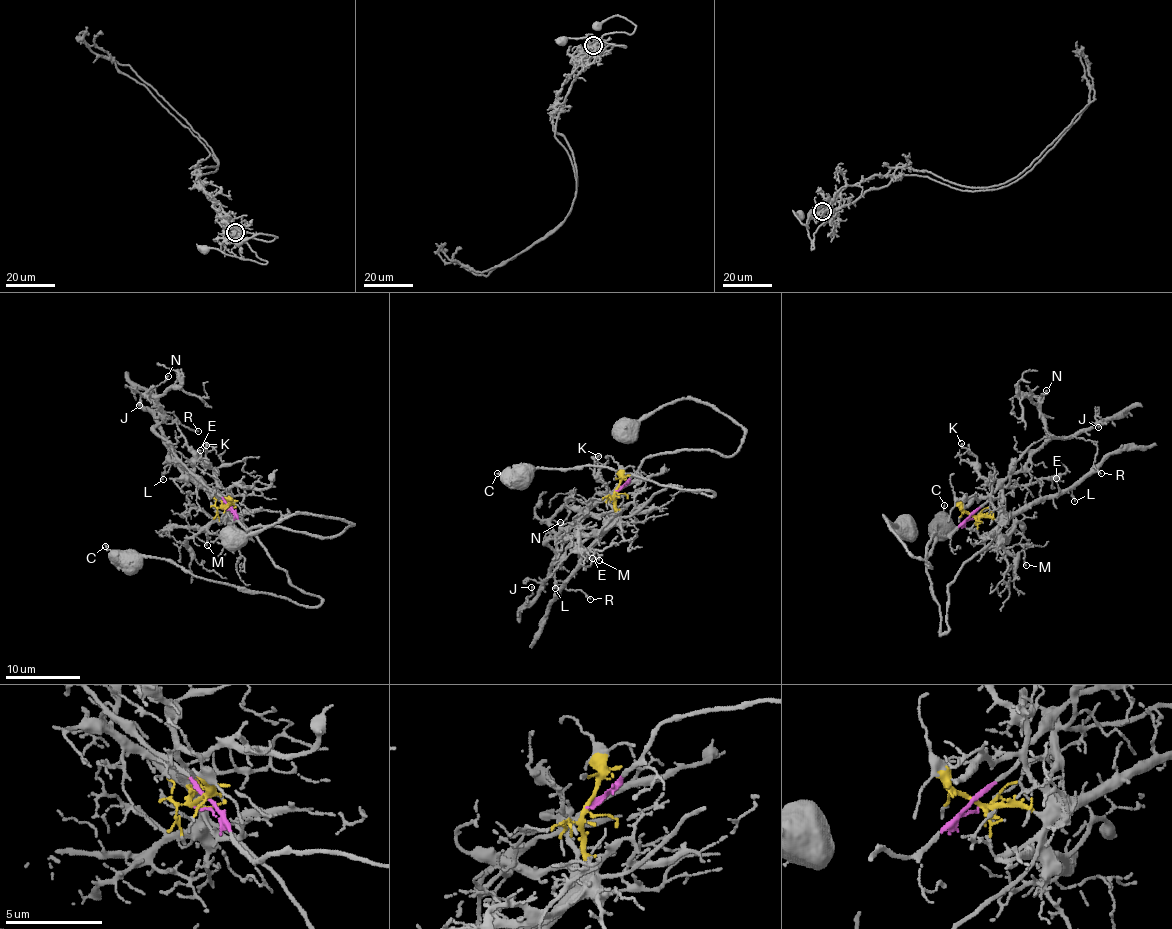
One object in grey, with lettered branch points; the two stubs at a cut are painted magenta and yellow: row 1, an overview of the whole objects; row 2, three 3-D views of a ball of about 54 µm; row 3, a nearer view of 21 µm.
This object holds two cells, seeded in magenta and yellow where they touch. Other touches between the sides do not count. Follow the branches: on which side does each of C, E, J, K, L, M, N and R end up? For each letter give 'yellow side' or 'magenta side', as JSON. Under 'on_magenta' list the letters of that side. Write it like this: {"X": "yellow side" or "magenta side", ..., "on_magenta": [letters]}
{"C": "yellow side", "E": "yellow side", "J": "magenta side", "K": "yellow side", "L": "yellow side", "M": "yellow side", "N": "magenta side", "R": "magenta side", "on_magenta": ["J", "N", "R"]}

